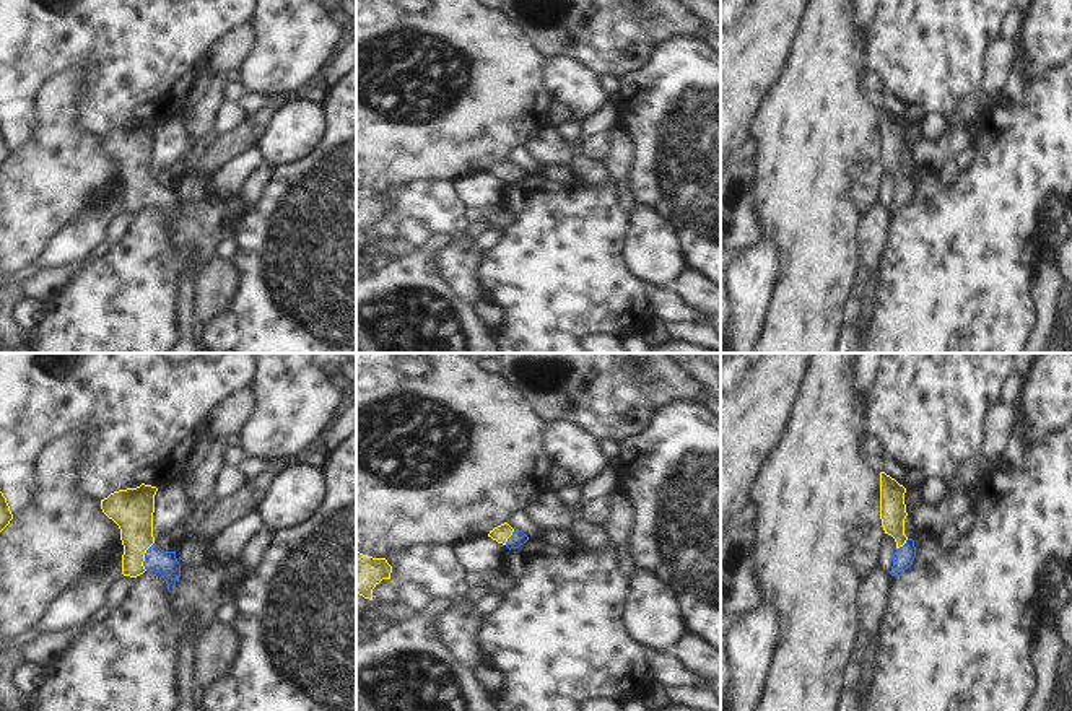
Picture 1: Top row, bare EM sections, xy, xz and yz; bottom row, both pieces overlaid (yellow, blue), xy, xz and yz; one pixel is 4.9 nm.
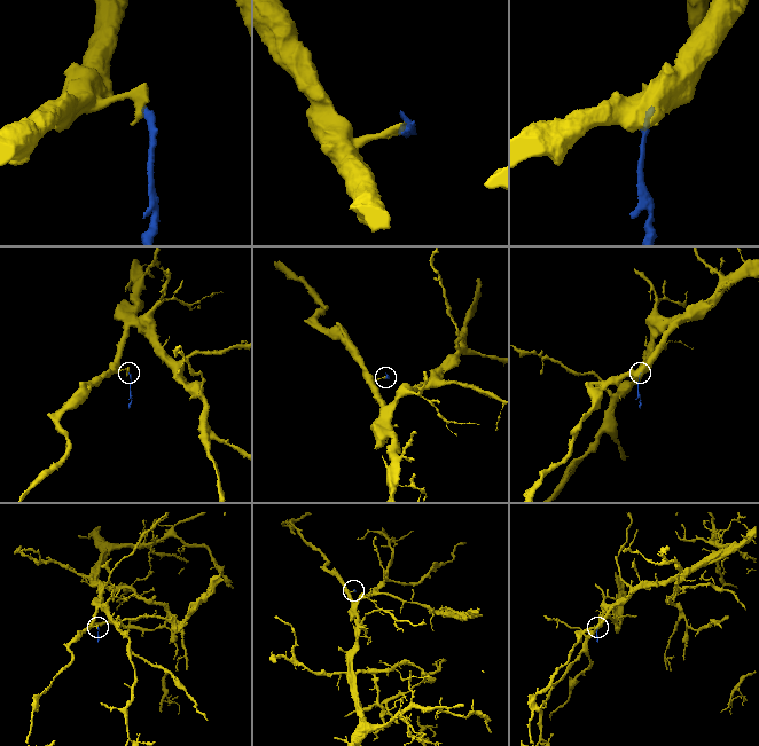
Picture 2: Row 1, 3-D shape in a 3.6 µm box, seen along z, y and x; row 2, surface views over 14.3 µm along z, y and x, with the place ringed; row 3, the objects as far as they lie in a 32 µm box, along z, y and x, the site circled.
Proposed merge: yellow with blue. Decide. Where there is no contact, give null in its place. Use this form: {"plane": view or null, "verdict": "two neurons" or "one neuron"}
{"plane": "xy", "verdict": "one neuron"}

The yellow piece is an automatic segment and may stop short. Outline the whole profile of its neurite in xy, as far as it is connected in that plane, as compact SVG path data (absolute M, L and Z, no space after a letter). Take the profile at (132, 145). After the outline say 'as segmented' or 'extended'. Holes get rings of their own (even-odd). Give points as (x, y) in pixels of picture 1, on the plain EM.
M142 119L111 129L101 135L102 148L120 164L124 181L122 210L137 213L145 207L159 208L174 229L174 220L181 213L181 200L176 187L164 187L155 179L153 148L158 124Z | extended

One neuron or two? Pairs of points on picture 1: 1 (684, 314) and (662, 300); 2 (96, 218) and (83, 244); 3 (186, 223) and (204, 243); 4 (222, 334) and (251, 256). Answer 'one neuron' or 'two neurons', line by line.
1: one neuron
2: one neuron
3: one neuron
4: one neuron

